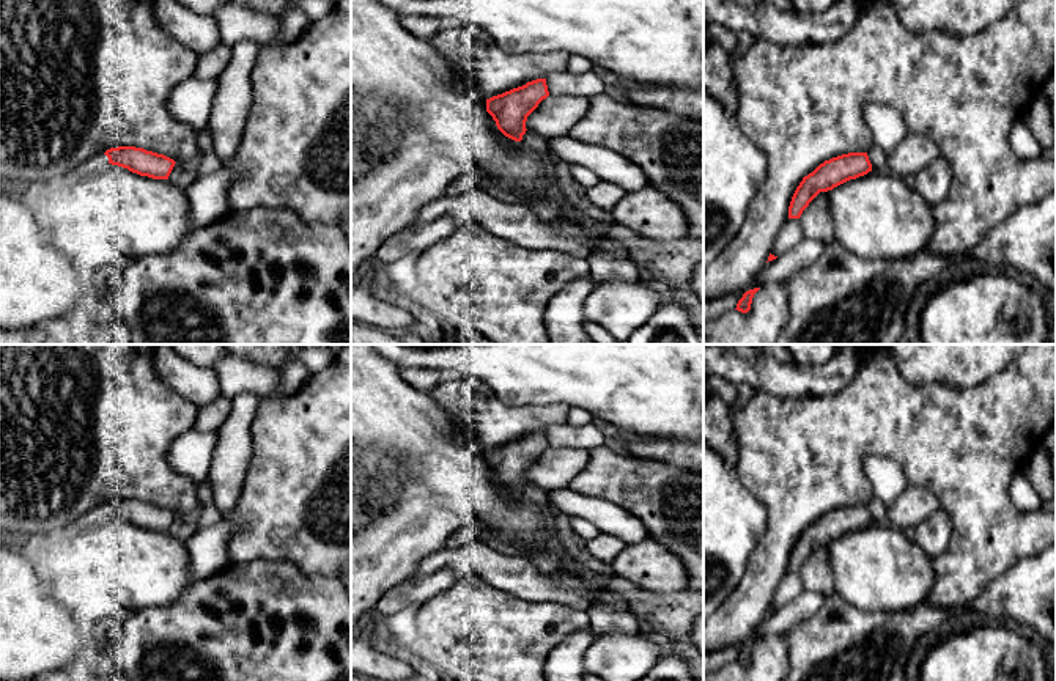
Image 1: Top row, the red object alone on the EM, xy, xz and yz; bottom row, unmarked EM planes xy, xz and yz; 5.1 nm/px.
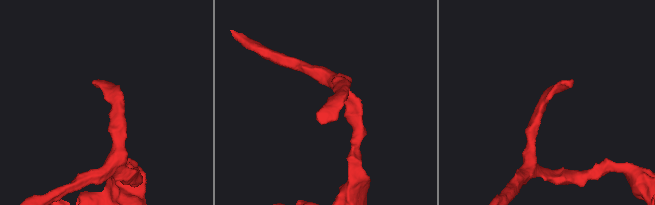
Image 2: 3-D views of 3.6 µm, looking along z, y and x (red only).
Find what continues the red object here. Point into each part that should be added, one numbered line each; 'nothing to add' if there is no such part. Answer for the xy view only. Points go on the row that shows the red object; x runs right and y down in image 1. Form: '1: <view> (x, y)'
1: xy (93, 164)

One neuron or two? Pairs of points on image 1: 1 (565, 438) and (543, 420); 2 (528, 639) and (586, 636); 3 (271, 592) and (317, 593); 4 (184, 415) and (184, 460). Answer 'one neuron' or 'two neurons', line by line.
1: two neurons
2: two neurons
3: one neuron
4: two neurons

